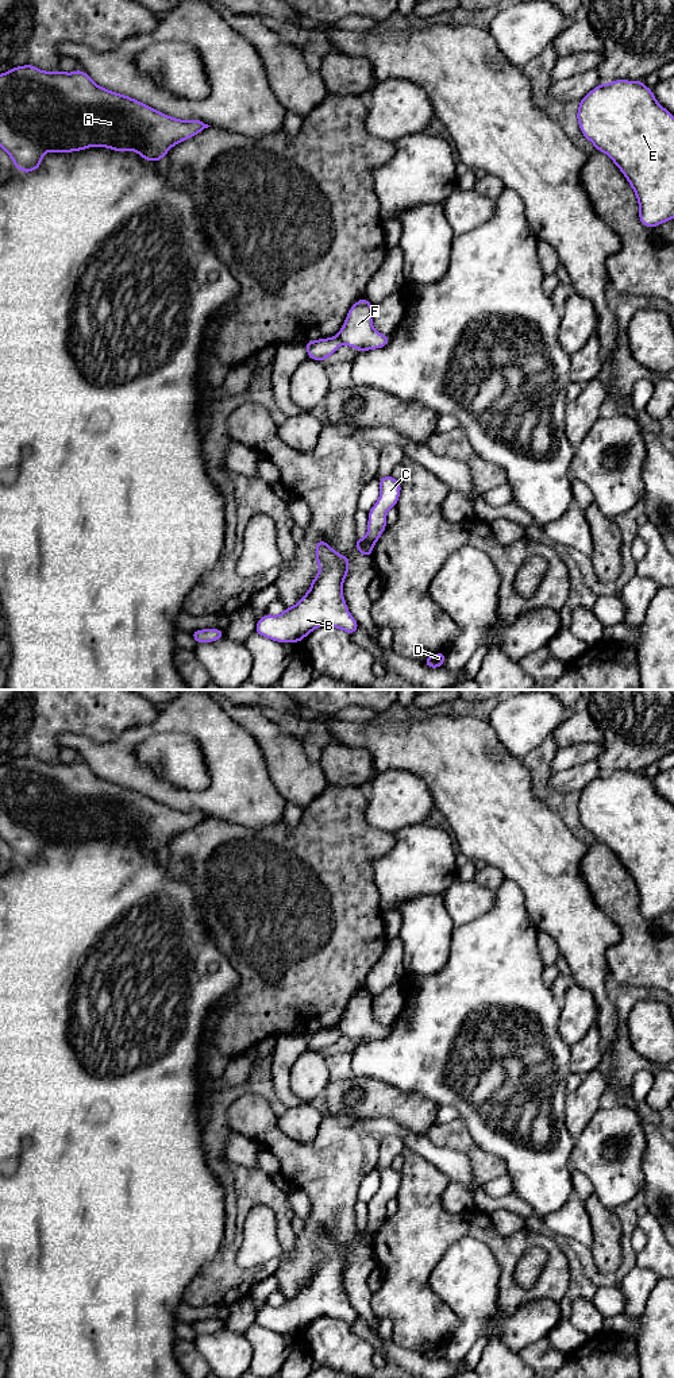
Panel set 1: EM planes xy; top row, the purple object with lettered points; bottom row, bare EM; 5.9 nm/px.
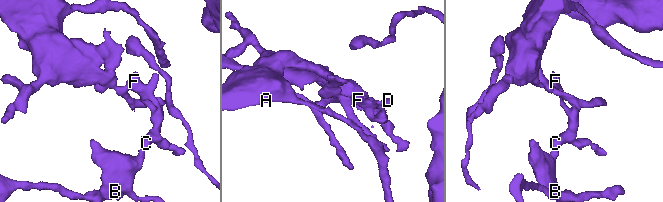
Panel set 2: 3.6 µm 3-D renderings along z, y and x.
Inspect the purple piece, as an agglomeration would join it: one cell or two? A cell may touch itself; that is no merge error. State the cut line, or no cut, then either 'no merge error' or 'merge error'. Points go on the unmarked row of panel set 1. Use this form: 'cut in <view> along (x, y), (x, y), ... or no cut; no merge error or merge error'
cut in xy along (336, 1027), (342, 1034); merge error

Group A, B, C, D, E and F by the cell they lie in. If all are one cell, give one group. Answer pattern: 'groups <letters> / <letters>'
groups A / B C D E F

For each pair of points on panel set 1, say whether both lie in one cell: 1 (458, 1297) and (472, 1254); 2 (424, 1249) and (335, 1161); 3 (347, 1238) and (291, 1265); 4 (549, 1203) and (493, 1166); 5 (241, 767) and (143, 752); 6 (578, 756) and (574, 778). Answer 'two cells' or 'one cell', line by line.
1: one cell
2: two cells
3: one cell
4: two cells
5: two cells
6: two cells

